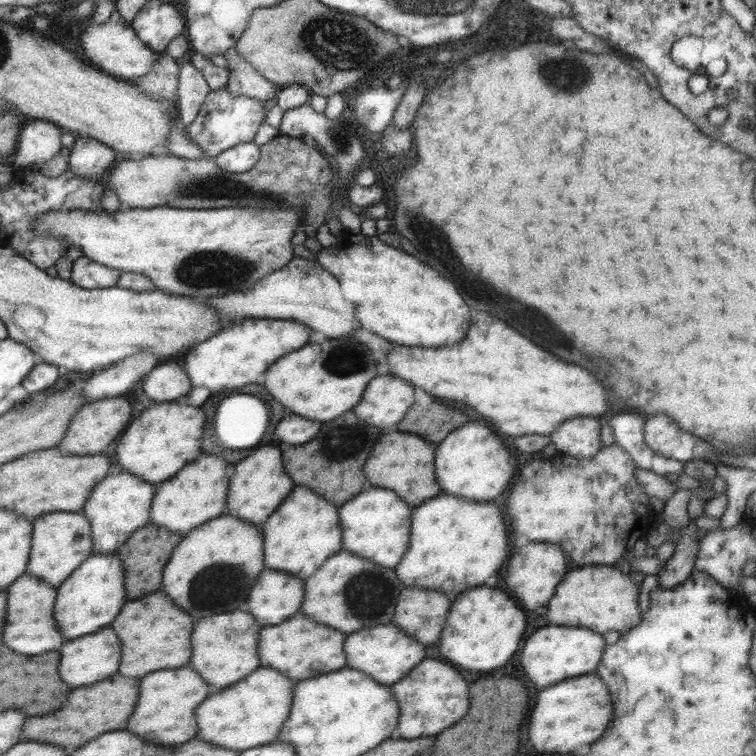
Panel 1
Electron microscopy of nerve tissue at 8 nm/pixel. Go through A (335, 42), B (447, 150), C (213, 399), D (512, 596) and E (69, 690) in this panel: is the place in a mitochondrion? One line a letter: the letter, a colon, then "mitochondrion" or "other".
A: mitochondrion
B: other
C: other
D: other
E: other

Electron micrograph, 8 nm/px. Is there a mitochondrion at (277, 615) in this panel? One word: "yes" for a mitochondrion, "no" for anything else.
no

